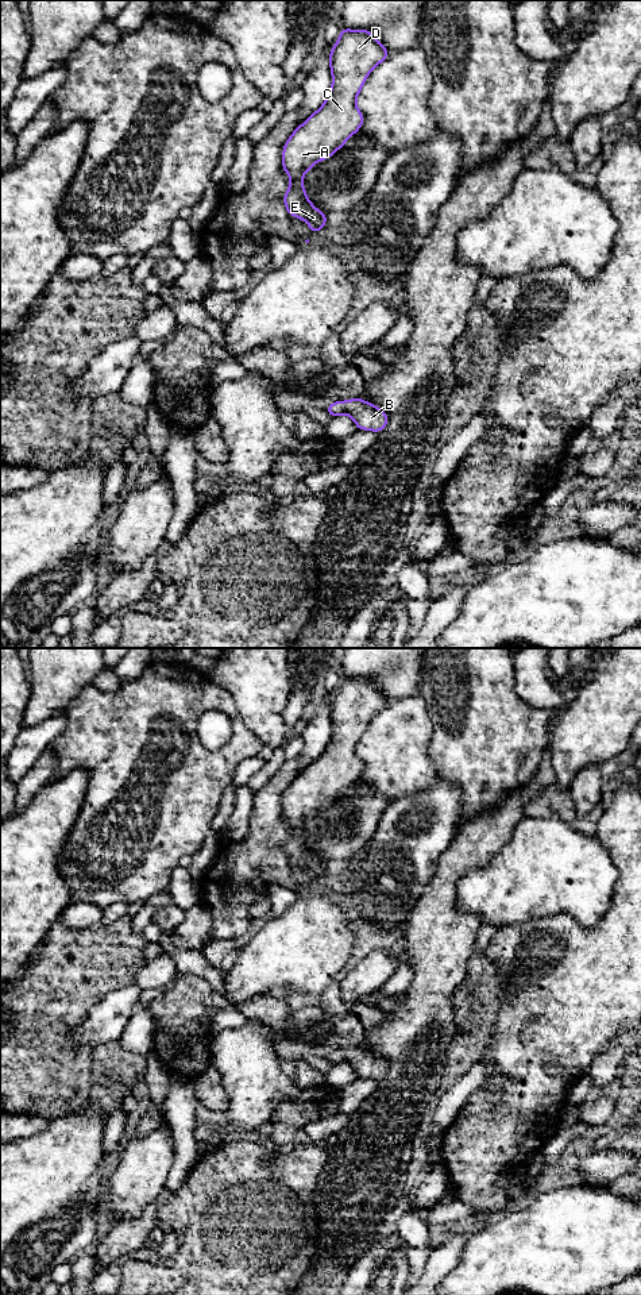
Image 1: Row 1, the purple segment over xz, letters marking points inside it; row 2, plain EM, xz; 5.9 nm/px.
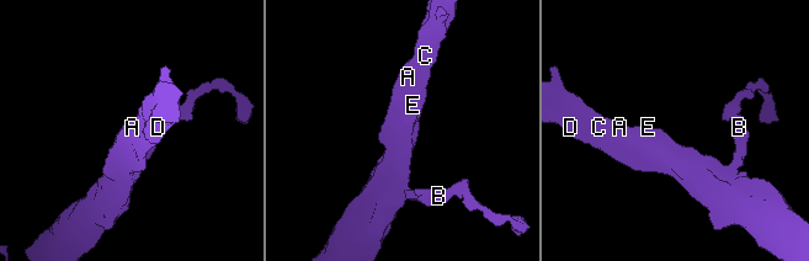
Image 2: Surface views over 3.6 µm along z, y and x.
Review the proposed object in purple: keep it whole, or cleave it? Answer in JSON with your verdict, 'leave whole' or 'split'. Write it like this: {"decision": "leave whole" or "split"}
{"decision": "leave whole"}

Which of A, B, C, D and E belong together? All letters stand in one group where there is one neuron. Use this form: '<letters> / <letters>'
A B C D E

